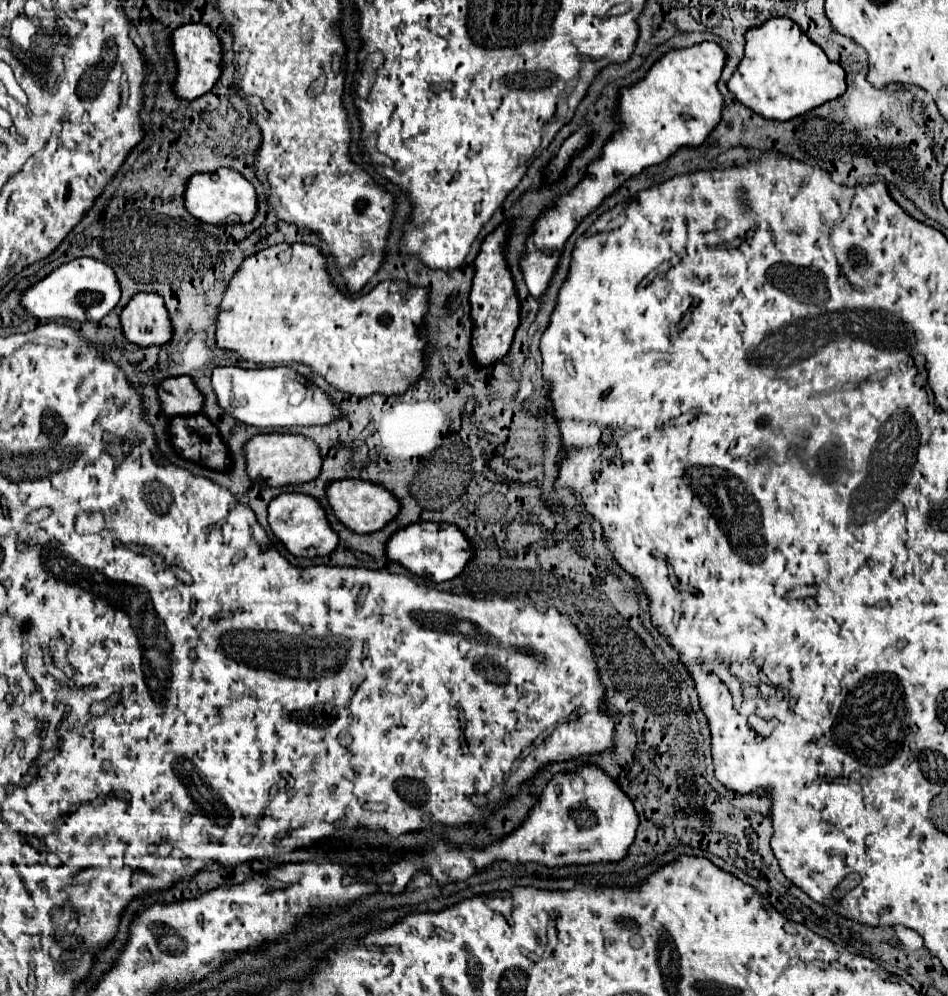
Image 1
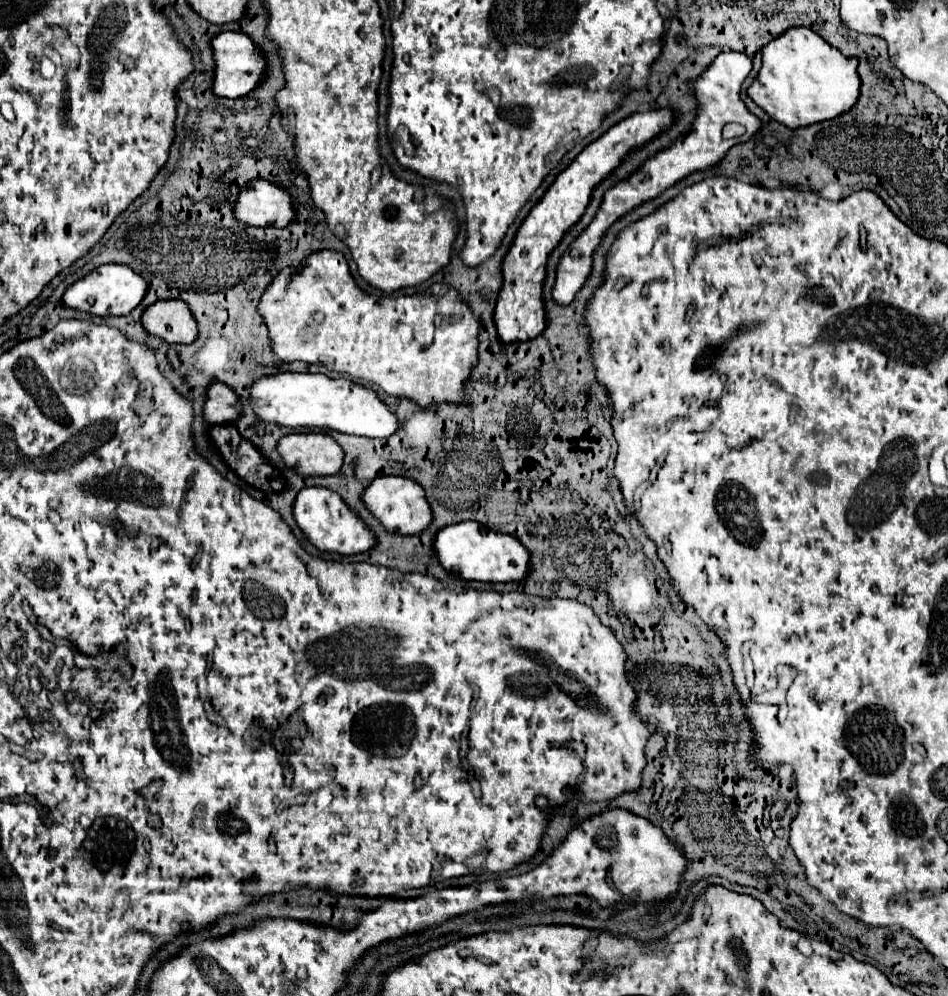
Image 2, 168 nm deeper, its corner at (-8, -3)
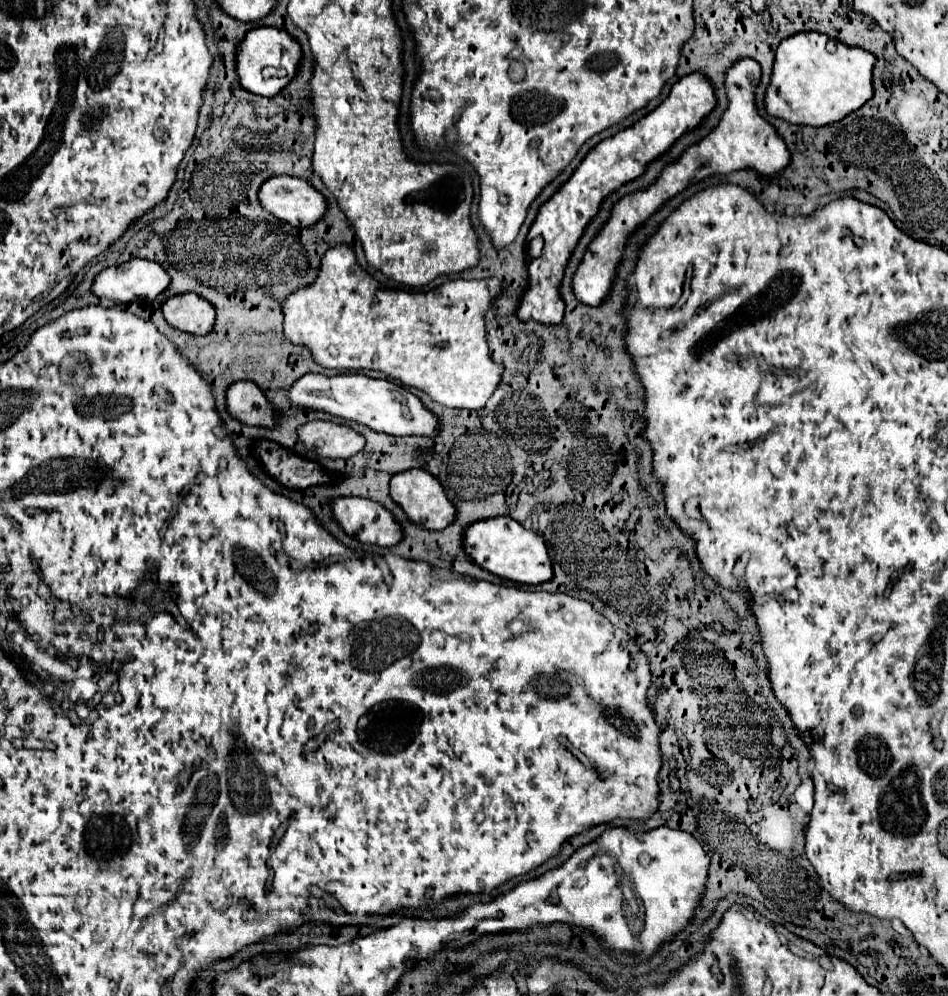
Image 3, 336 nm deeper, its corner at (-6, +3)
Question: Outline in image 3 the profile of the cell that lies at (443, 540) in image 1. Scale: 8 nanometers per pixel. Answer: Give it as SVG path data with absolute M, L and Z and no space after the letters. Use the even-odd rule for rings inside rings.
M493 517L467 525L463 529L463 555L477 567L509 581L539 585L553 577L551 561L547 555L545 541L539 533L527 531L511 517Z

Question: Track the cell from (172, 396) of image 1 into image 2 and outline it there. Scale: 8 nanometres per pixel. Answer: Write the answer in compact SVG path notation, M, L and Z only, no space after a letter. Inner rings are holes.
M215 381L207 391L203 415L205 415L205 421L209 421L211 425L235 423L241 417L239 395L231 387Z

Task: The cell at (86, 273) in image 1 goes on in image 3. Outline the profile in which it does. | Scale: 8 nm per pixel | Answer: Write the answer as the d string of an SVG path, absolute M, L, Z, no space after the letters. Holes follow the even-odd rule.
M131 259L103 269L91 285L91 293L117 303L155 299L169 285L169 275L155 261Z

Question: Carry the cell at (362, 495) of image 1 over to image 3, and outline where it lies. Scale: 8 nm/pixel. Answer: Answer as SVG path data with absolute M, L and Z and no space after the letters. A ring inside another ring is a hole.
M409 469L409 471L395 473L389 481L389 495L405 511L411 523L419 527L439 531L445 529L455 519L455 507L451 507L451 501L445 497L441 483L423 469Z

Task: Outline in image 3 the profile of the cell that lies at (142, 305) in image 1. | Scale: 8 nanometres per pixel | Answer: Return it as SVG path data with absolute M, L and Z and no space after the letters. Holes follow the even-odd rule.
M195 293L169 297L161 305L161 311L171 327L193 335L207 335L215 321L213 305Z

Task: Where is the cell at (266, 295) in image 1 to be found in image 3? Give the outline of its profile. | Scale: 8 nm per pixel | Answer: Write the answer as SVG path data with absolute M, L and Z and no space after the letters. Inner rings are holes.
M337 245L325 251L323 263L315 283L293 291L283 301L283 329L285 337L301 347L307 347L313 361L327 369L375 369L387 377L425 391L433 401L447 407L483 409L491 393L495 391L503 367L491 363L489 347L485 341L485 311L499 295L497 279L465 281L455 279L443 283L439 289L409 293L399 289L379 289L355 259L349 245Z

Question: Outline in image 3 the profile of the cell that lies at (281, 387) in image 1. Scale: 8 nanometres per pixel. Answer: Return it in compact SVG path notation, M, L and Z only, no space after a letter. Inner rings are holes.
M307 373L291 385L287 397L289 397L289 403L295 407L325 411L339 419L361 423L377 433L387 433L387 435L409 433L409 435L433 437L435 427L437 427L435 415L427 411L413 393L401 389L399 385L391 381L371 379L367 375L325 377L321 373Z

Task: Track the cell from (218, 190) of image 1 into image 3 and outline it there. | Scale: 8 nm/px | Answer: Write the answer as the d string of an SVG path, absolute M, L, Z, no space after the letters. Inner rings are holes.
M289 175L267 179L259 189L261 207L293 227L317 223L325 213L325 199L307 181Z

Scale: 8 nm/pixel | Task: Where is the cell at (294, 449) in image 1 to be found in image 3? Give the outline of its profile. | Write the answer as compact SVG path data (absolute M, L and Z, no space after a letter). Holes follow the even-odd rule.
M309 421L297 427L297 437L307 449L313 449L327 459L349 459L365 445L365 439L359 433L329 421Z

